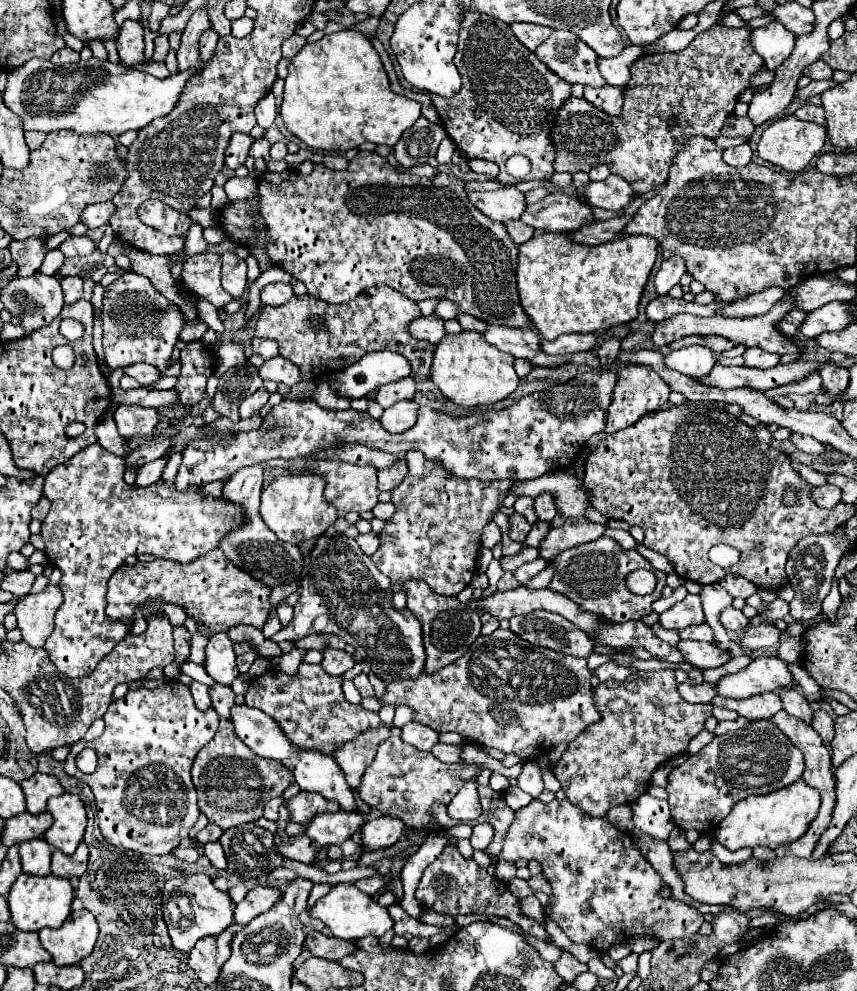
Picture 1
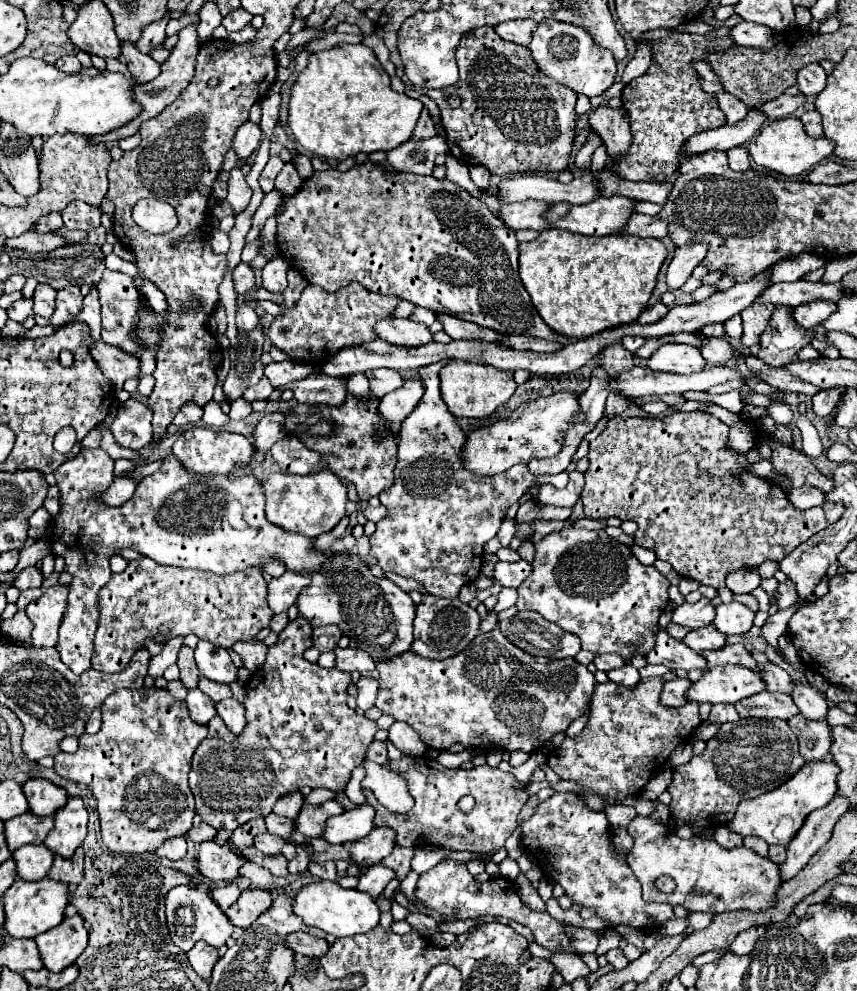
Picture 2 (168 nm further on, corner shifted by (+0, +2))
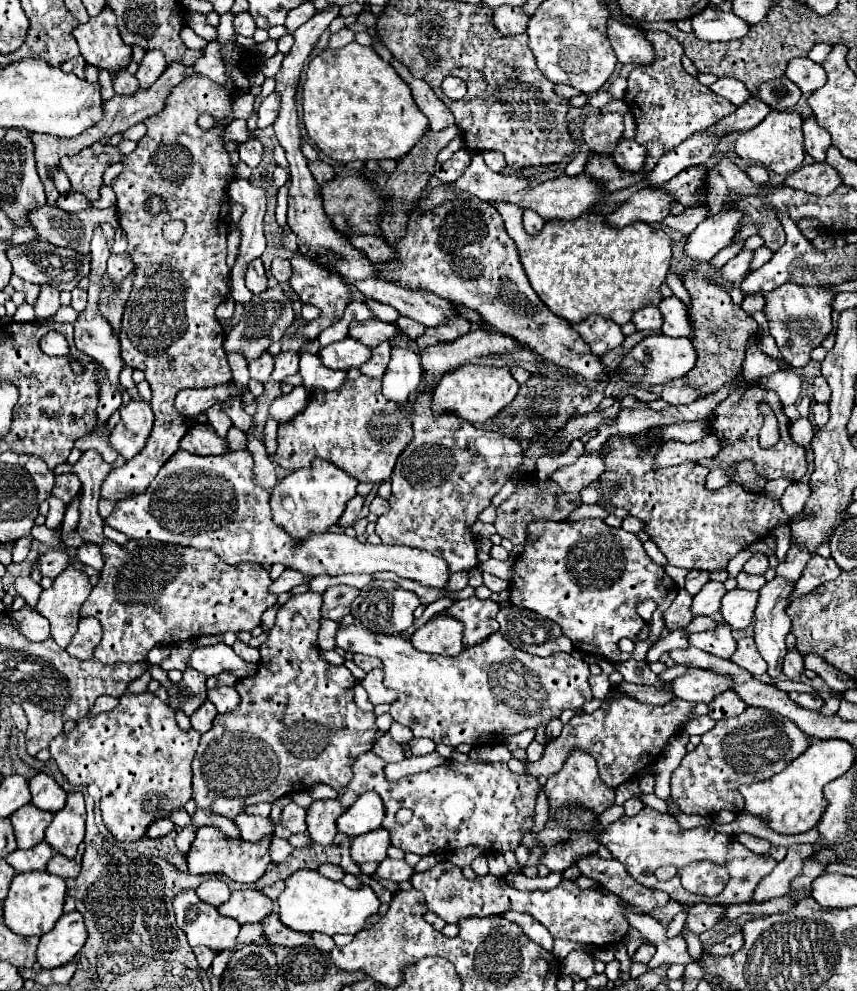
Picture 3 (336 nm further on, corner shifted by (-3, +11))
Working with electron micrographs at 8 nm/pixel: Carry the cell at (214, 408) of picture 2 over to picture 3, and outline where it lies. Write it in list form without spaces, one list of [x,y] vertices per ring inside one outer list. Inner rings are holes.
[[[231,427],[229,429],[229,435],[227,435],[227,443],[229,443],[229,451],[239,451],[239,449],[245,449],[245,433],[239,431],[237,427]]]

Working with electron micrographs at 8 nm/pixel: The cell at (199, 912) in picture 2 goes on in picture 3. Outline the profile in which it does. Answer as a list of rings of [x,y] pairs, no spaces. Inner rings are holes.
[[[193,889],[181,891],[173,901],[173,909],[179,929],[187,935],[191,947],[205,945],[215,953],[221,953],[225,949],[233,951],[237,947],[241,925],[219,915],[217,909],[203,903]]]

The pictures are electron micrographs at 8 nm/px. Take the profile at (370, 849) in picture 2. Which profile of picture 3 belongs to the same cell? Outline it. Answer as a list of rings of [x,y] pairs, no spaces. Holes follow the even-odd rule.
[[[375,829],[375,831],[371,831],[371,833],[367,833],[367,835],[363,835],[363,837],[355,837],[353,839],[353,843],[351,843],[351,857],[353,857],[353,861],[355,863],[367,863],[367,861],[377,861],[377,863],[381,863],[387,855],[385,855],[385,851],[387,851],[387,847],[389,847],[391,843],[389,843],[389,833],[385,831],[385,829]]]

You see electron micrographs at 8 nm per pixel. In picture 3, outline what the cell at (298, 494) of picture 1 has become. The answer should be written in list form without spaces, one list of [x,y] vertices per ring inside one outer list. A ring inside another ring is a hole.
[[[317,459],[311,463],[311,467],[293,471],[285,479],[277,481],[271,493],[273,521],[285,533],[289,533],[293,541],[303,541],[311,533],[325,533],[339,521],[347,501],[357,493],[357,485],[359,481],[355,481],[355,477],[347,475],[343,469],[325,459]]]

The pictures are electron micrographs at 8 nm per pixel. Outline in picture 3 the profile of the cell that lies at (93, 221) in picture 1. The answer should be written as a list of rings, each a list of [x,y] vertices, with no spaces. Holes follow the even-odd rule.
[[[67,191],[67,193],[61,193],[61,195],[59,195],[57,207],[73,213],[73,211],[83,211],[83,209],[87,209],[87,207],[89,207],[89,201],[87,201],[81,193]]]

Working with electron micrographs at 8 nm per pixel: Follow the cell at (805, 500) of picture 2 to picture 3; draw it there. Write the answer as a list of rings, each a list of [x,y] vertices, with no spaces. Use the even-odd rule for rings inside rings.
[[[793,483],[791,487],[785,489],[783,497],[779,499],[781,509],[783,509],[789,517],[801,513],[801,511],[803,511],[803,505],[805,505],[805,501],[807,501],[807,493],[811,493],[811,491],[807,489],[807,483]]]

